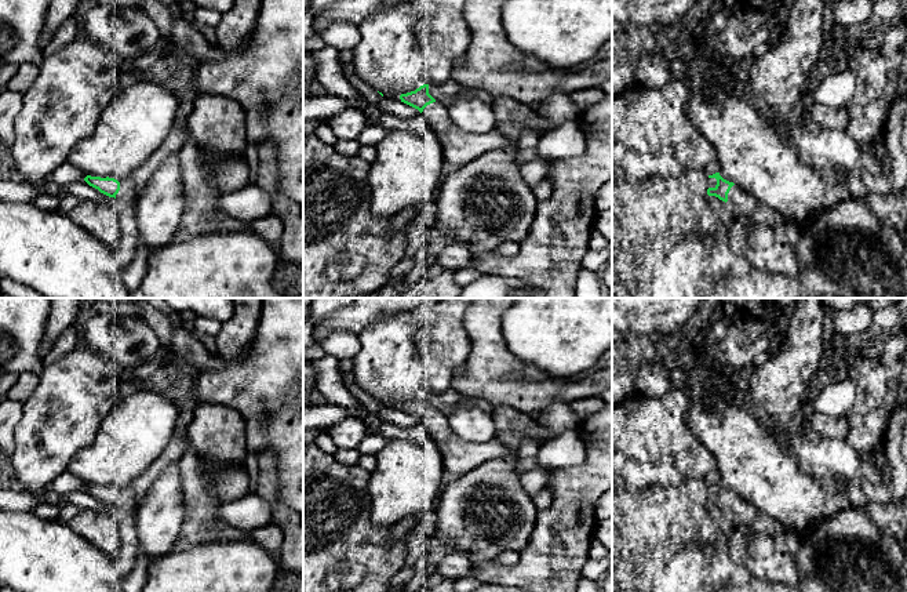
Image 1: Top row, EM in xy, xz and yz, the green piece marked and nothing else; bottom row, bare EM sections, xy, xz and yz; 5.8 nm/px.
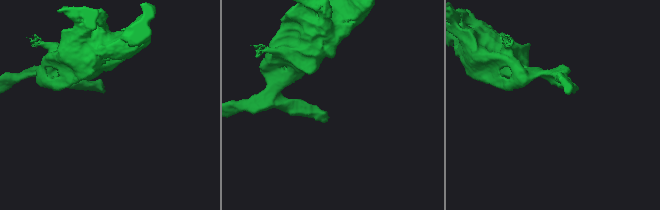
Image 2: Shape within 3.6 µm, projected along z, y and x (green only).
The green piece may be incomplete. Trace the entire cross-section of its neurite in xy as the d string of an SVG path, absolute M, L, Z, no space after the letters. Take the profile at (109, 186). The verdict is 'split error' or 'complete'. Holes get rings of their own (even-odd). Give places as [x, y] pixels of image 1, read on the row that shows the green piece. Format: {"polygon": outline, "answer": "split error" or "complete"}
{"polygon": "M87 175L84 181L101 193L114 197L117 206L132 206L135 208L138 195L135 192L135 184L131 179L119 182L117 179L109 177L101 178Z", "answer": "split error"}

